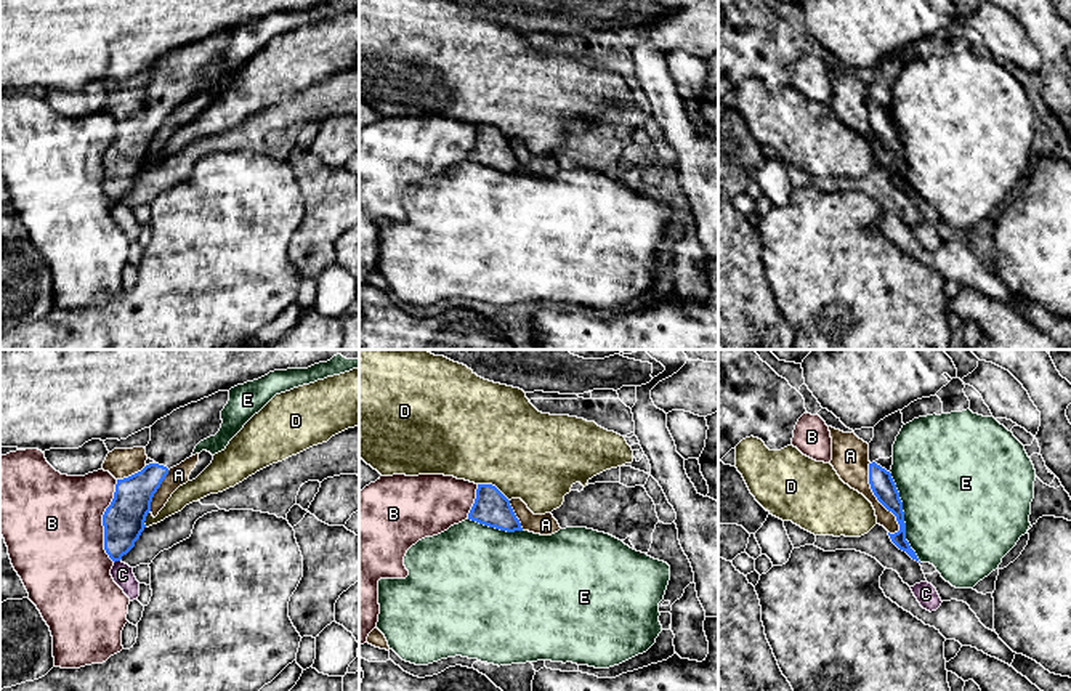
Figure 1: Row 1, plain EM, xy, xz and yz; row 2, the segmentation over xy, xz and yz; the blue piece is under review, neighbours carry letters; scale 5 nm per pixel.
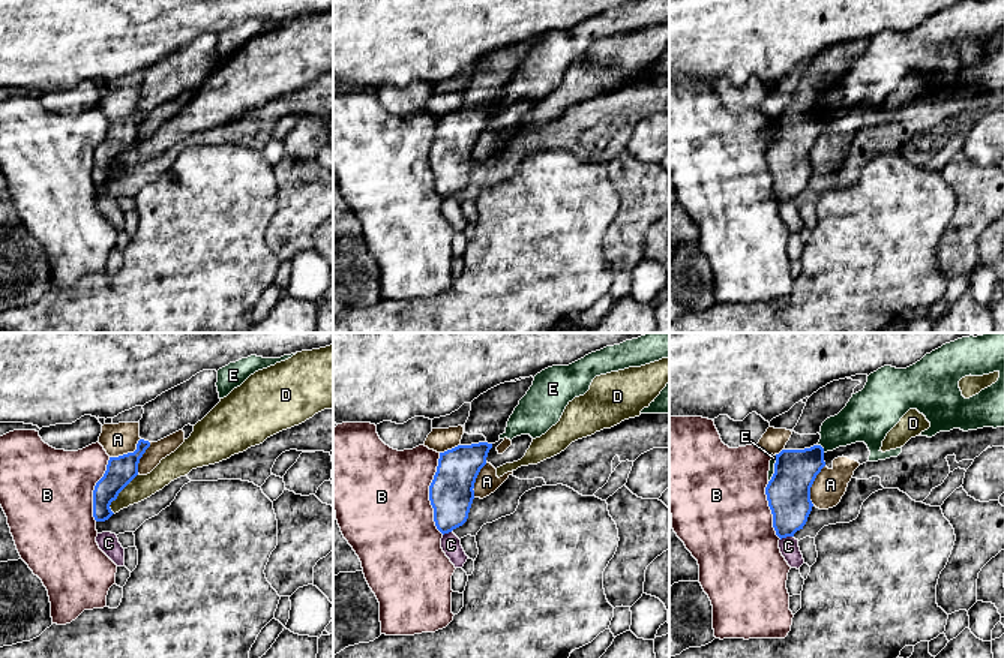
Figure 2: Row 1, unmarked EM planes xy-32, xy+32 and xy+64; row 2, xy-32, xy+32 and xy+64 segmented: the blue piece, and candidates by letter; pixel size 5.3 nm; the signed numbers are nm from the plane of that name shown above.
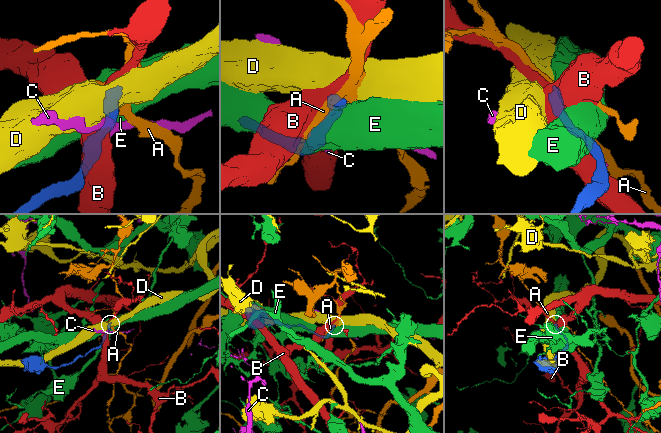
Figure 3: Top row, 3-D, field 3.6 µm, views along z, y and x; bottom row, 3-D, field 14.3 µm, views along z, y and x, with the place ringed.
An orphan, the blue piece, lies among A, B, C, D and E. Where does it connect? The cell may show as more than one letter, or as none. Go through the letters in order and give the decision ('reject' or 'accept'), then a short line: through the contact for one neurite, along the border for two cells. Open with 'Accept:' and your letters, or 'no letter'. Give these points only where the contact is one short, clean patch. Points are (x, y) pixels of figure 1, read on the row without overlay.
Accept: no letter
A: reject
B: reject
C: reject
D: reject
E: reject

